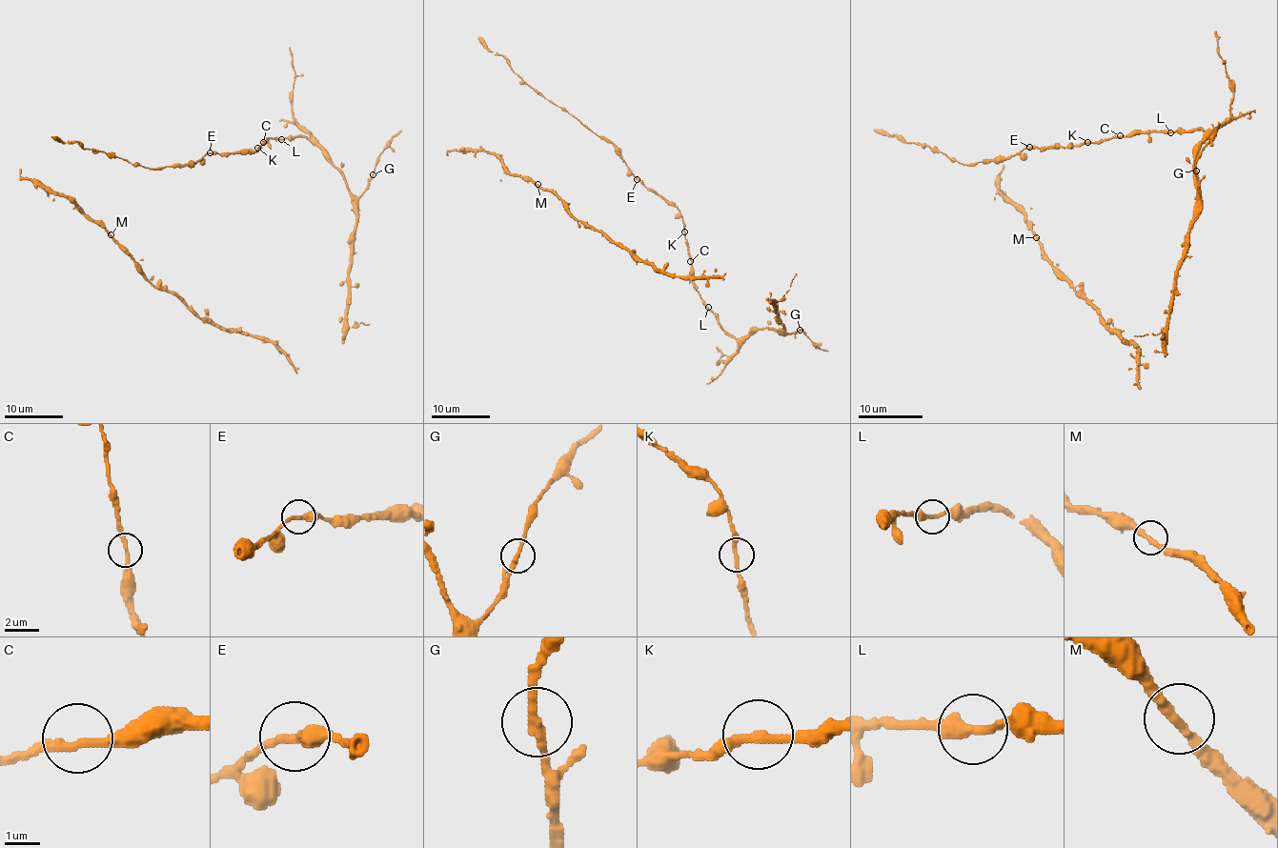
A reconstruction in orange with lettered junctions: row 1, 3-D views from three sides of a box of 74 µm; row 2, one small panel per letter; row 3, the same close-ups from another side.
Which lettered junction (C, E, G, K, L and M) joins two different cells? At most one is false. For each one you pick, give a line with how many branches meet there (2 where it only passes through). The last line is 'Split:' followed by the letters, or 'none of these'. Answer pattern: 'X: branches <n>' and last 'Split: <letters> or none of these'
Split: none of these

